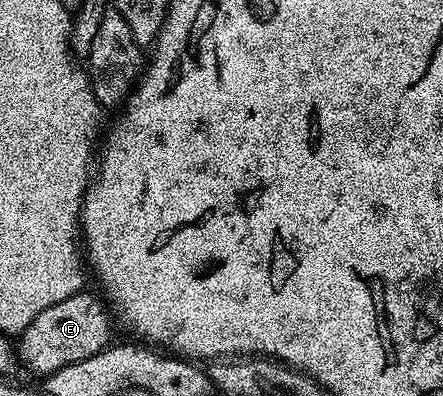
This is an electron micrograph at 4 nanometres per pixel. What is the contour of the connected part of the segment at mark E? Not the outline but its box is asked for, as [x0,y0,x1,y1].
[17,291,112,375]

